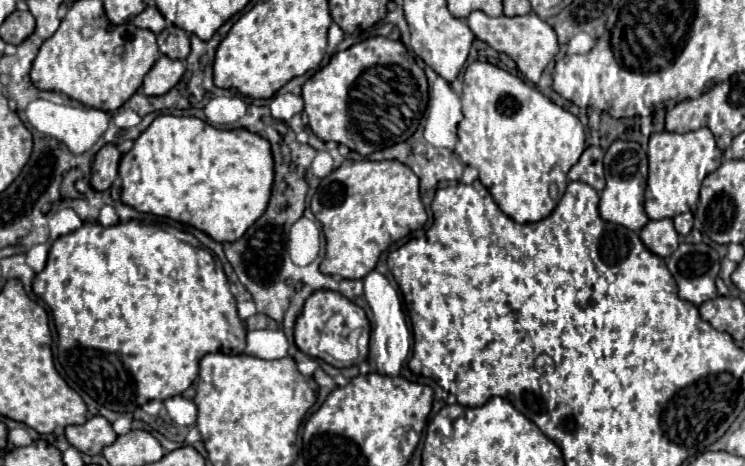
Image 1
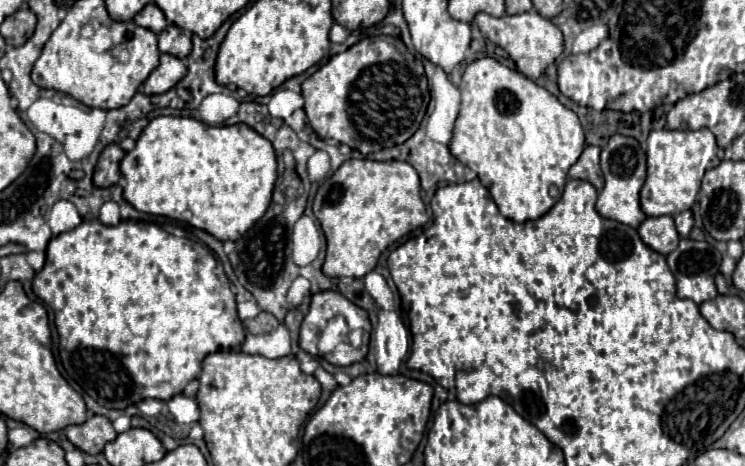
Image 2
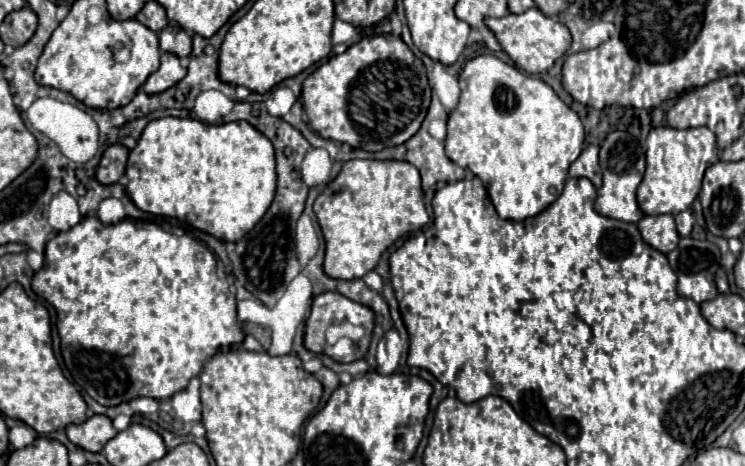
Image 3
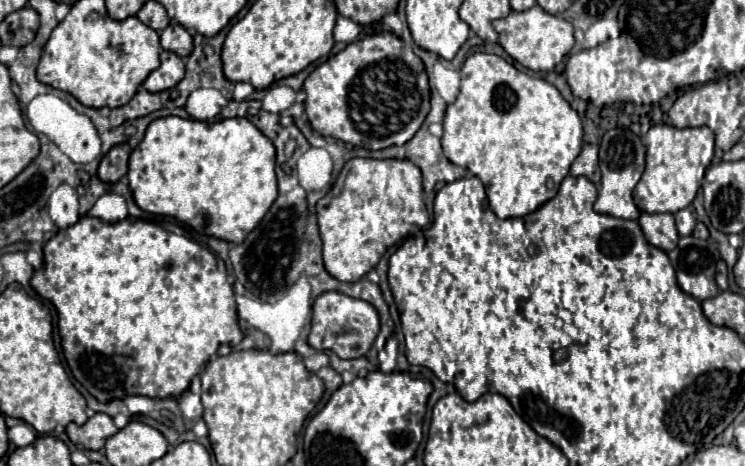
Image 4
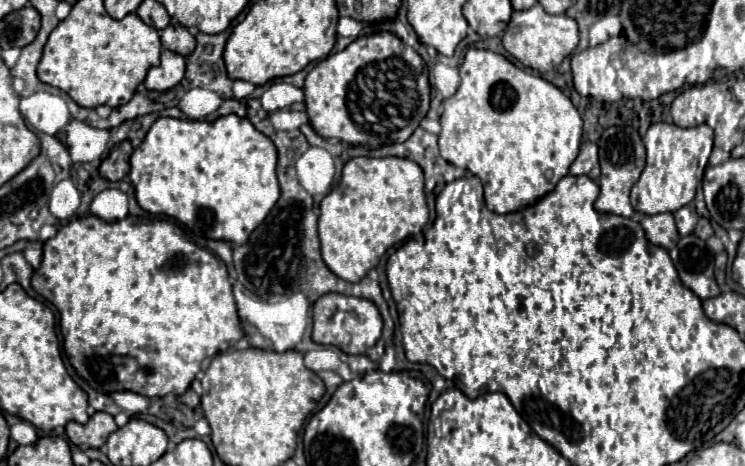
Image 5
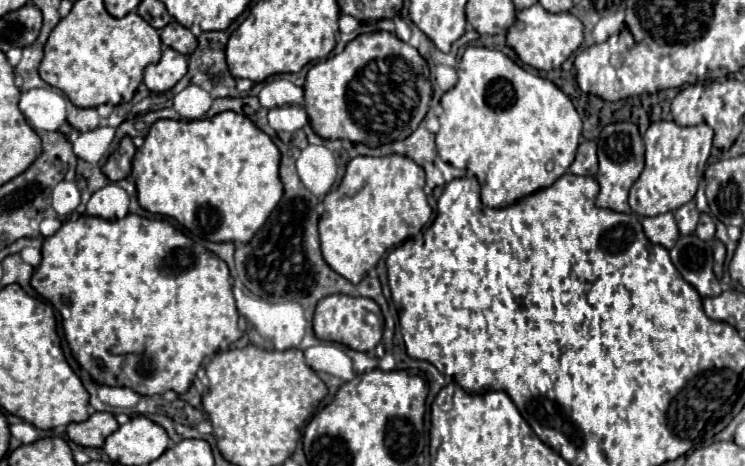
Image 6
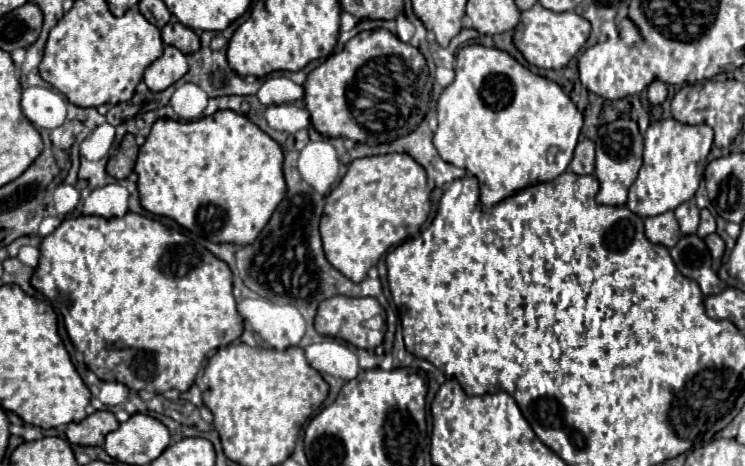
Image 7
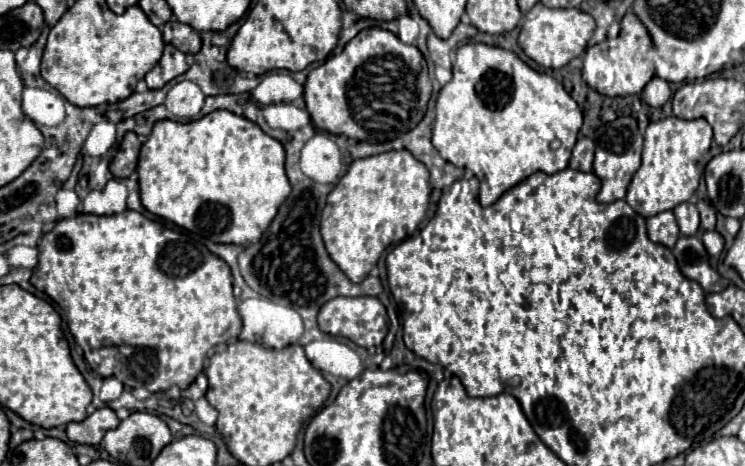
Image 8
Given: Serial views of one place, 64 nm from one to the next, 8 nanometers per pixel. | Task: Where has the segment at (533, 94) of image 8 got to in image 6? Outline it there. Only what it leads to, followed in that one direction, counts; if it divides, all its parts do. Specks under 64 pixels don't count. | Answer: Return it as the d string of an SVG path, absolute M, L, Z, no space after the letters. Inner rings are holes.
M468 46L458 64L458 82L444 92L438 130L438 154L456 168L468 168L482 186L482 204L490 208L508 206L540 188L552 186L568 172L582 134L582 118L572 100L550 80L540 78L498 50Z

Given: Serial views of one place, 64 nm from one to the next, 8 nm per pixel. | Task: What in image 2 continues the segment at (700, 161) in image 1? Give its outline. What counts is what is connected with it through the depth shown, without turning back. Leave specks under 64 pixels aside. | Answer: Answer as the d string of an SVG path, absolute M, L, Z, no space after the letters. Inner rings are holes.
M670 128L652 130L648 136L648 176L640 190L640 206L646 216L674 216L690 210L696 202L706 170L720 164L720 148L708 128L678 132Z

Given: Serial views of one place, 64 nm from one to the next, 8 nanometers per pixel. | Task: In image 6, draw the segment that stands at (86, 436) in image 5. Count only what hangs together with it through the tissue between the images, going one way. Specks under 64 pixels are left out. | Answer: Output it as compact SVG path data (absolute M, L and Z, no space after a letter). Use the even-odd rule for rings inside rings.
M94 412L88 420L80 422L80 424L68 424L66 434L72 442L80 444L80 446L90 446L90 448L102 448L104 440L116 432L118 422L114 418L114 414L110 412Z

